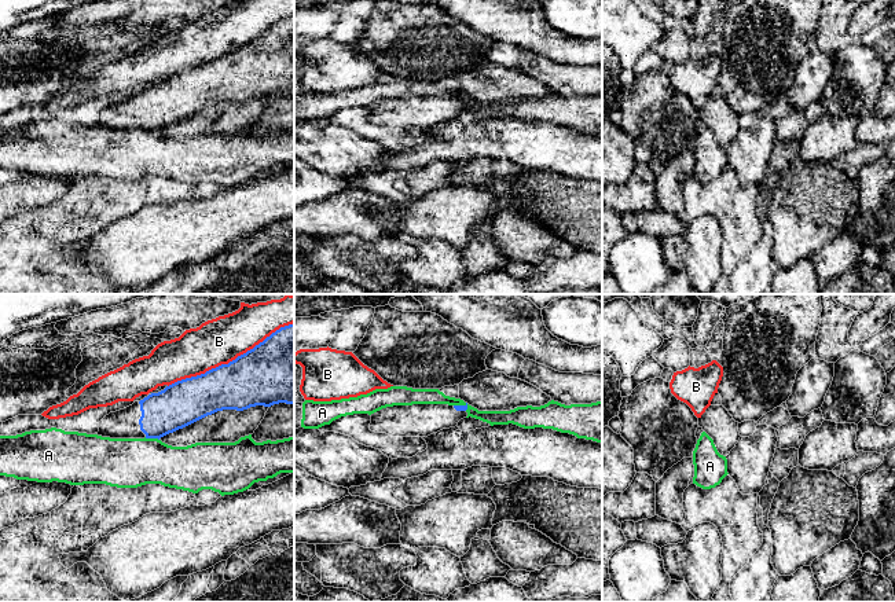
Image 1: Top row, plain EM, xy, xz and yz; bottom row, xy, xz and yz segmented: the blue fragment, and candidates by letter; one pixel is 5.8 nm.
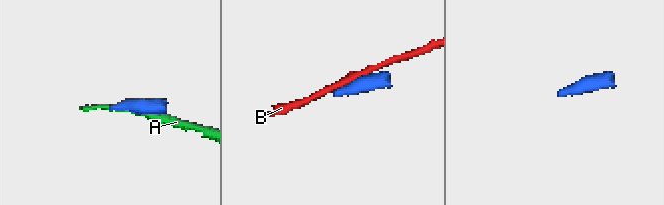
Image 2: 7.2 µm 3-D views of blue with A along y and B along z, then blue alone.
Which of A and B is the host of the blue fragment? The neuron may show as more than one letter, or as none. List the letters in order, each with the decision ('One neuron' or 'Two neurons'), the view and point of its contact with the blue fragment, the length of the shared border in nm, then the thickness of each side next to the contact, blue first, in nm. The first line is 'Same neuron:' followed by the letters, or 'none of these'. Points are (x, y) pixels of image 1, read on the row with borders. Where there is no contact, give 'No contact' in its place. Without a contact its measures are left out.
Same neuron: none of these
A: Two neurons. Touches blue at xy (151, 437). Shared border 90 nm. Thickness 260 nm (blue) against 280 nm
B: Two neurons. Touches blue at xy (230, 362). Shared border 850 nm. Thickness 360 nm (blue) against 280 nm

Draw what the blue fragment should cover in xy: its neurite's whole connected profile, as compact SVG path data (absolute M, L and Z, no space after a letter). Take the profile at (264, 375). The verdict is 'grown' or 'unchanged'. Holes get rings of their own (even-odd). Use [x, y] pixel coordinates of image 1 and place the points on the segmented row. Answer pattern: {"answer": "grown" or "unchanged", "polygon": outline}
{"answer": "grown", "polygon": "M294 323L205 374L177 381L110 412L95 433L110 438L161 438L223 410L294 404Z"}

